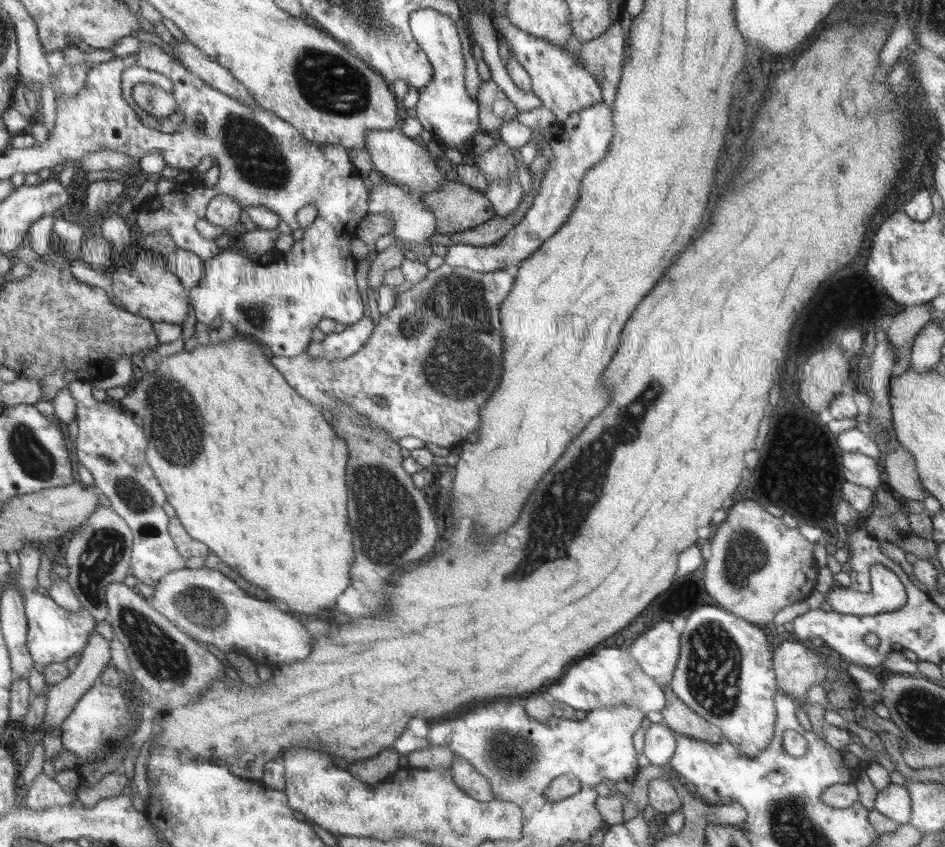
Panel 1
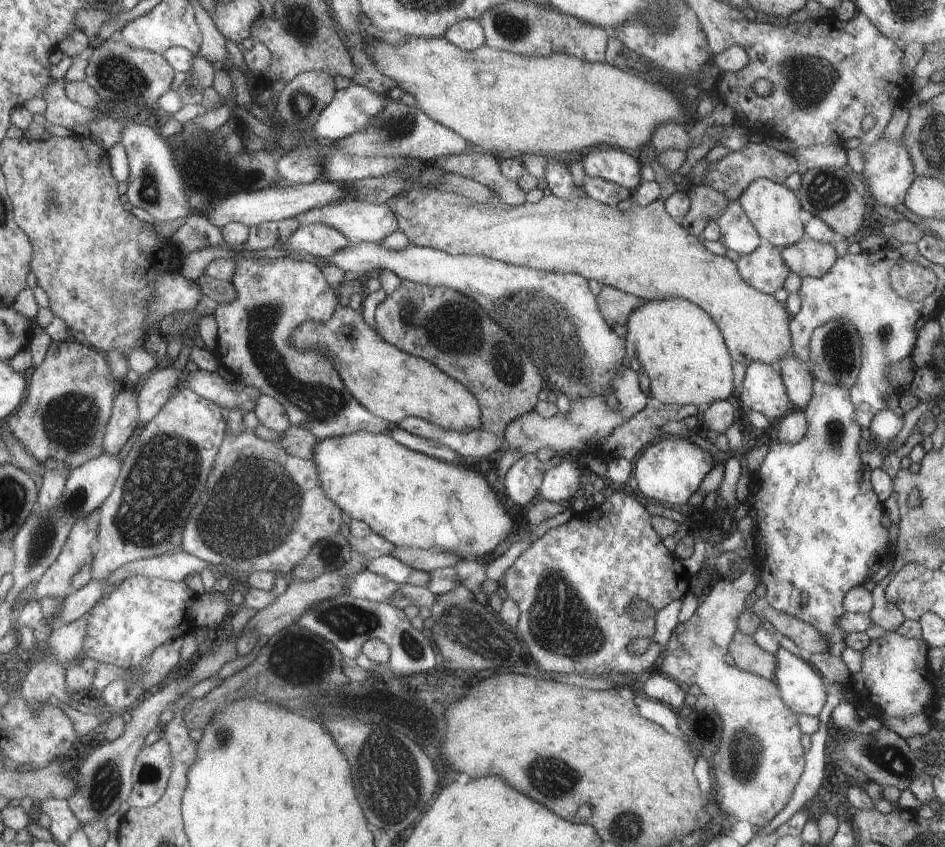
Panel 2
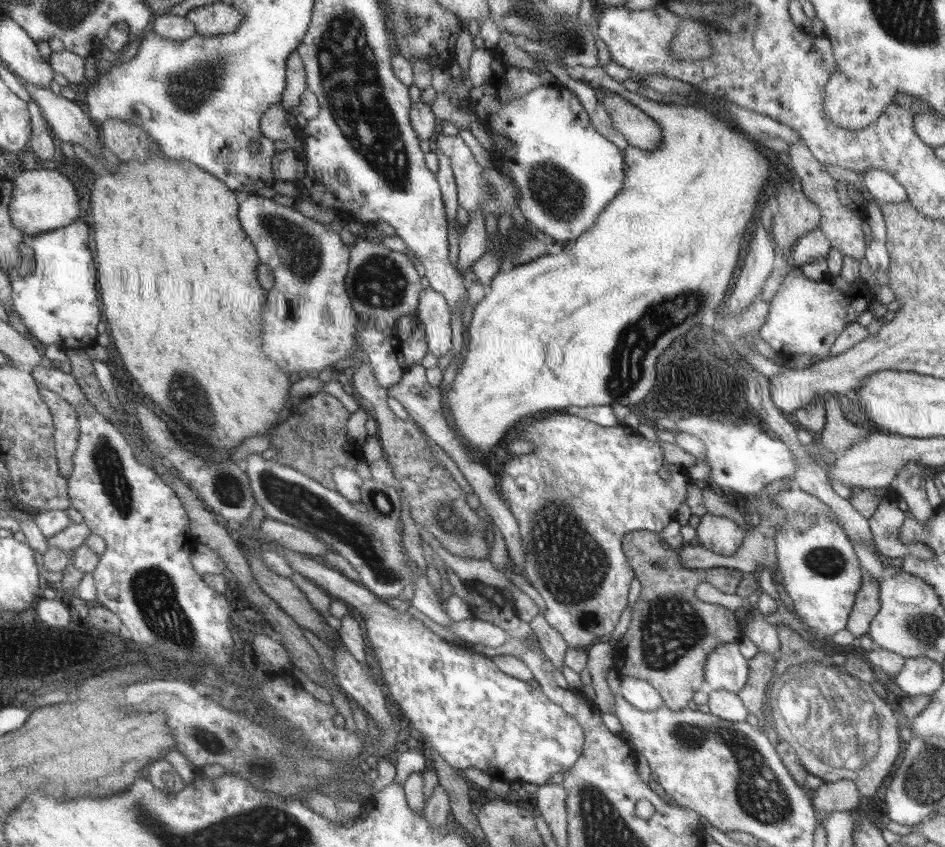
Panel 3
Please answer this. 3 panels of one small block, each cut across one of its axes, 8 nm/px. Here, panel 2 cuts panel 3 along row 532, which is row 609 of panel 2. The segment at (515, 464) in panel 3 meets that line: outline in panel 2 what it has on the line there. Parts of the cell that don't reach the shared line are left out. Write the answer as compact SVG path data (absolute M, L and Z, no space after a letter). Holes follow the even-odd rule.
M617 492L612 494L609 498L605 498L605 501L601 505L595 505L591 508L583 510L577 514L574 514L565 524L548 530L546 534L539 539L529 544L520 556L512 563L512 566L504 573L504 590L518 606L519 611L519 623L513 632L518 636L518 640L523 641L528 647L528 652L532 656L532 660L536 662L539 668L544 668L546 672L584 672L588 674L588 677L605 677L611 671L616 674L640 674L646 671L654 672L654 664L656 660L660 658L660 652L662 647L660 644L651 640L649 648L644 654L630 654L628 652L628 644L632 642L632 638L652 638L654 636L654 617L652 619L646 619L645 621L635 621L633 617L629 615L631 604L634 599L647 600L656 610L662 610L664 606L668 606L670 602L674 602L676 598L682 598L688 588L691 588L691 574L688 574L688 570L682 566L682 562L676 558L676 554L672 554L664 544L662 544L662 538L656 534L656 530L652 528L652 516L650 512L634 498L624 494L624 492Z

